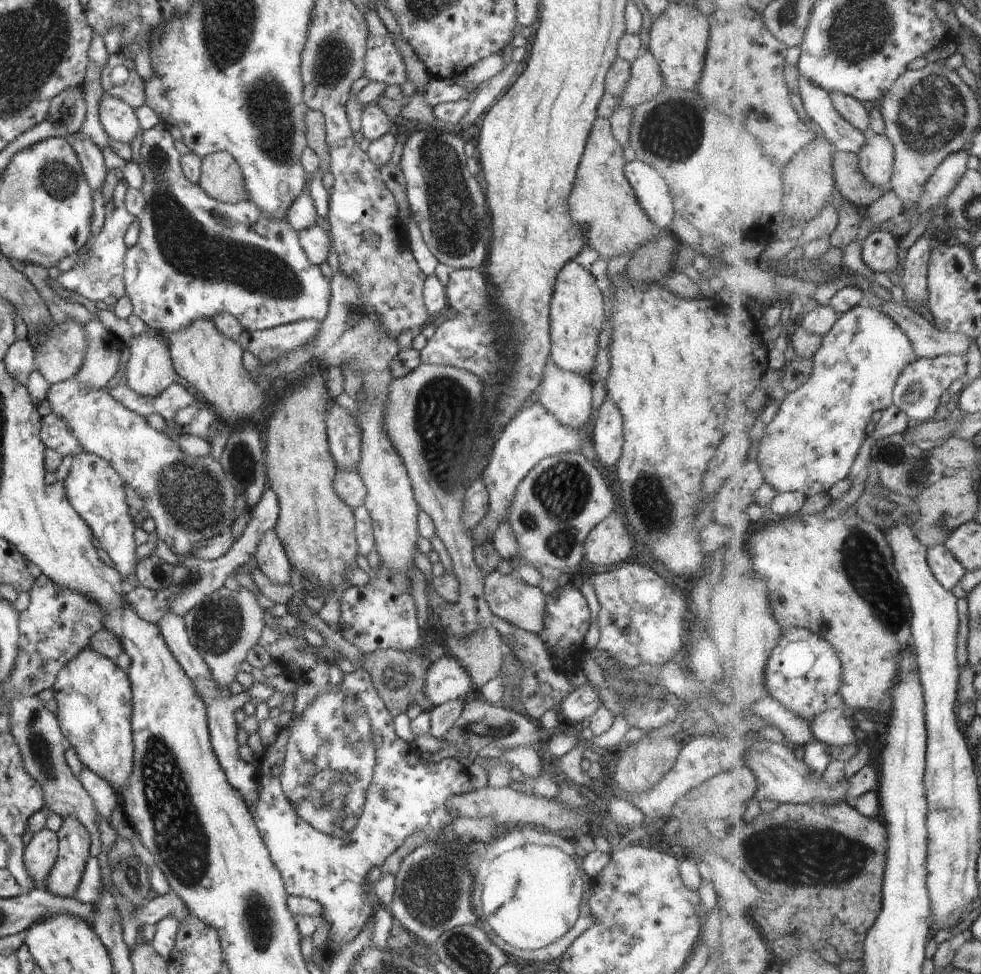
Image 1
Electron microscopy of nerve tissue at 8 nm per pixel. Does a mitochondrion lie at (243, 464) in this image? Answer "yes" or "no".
yes

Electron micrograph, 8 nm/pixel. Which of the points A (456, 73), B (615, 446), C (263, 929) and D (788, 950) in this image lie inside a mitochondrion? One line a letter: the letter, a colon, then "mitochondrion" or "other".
A: other
B: other
C: mitochondrion
D: other

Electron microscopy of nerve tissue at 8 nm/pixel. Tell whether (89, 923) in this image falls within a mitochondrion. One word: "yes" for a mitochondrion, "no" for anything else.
no

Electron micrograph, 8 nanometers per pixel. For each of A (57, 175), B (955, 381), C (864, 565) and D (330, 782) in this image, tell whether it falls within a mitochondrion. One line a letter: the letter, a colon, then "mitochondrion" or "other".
A: mitochondrion
B: other
C: mitochondrion
D: mitochondrion

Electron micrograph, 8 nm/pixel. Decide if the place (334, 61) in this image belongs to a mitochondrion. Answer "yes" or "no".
yes

